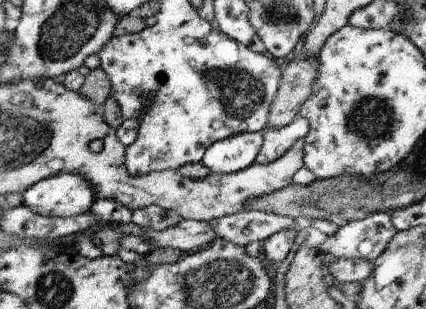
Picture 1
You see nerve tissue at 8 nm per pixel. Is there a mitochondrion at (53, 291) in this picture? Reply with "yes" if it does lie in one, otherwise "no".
yes

